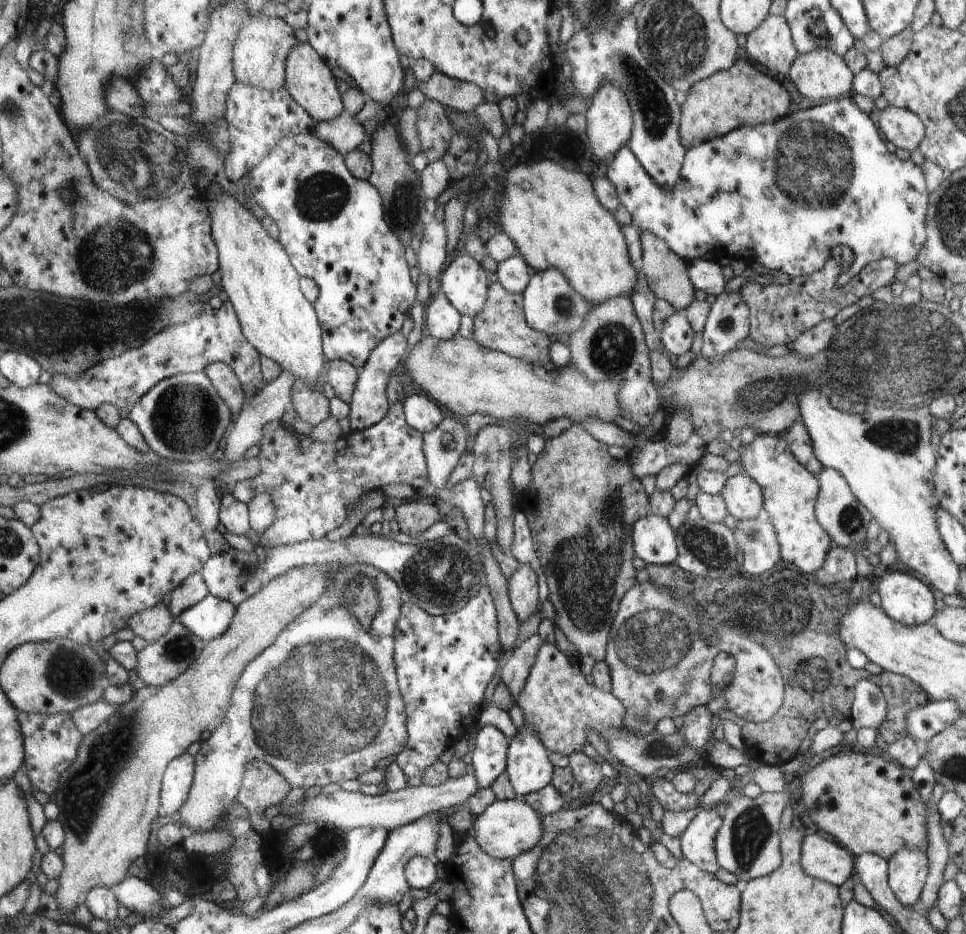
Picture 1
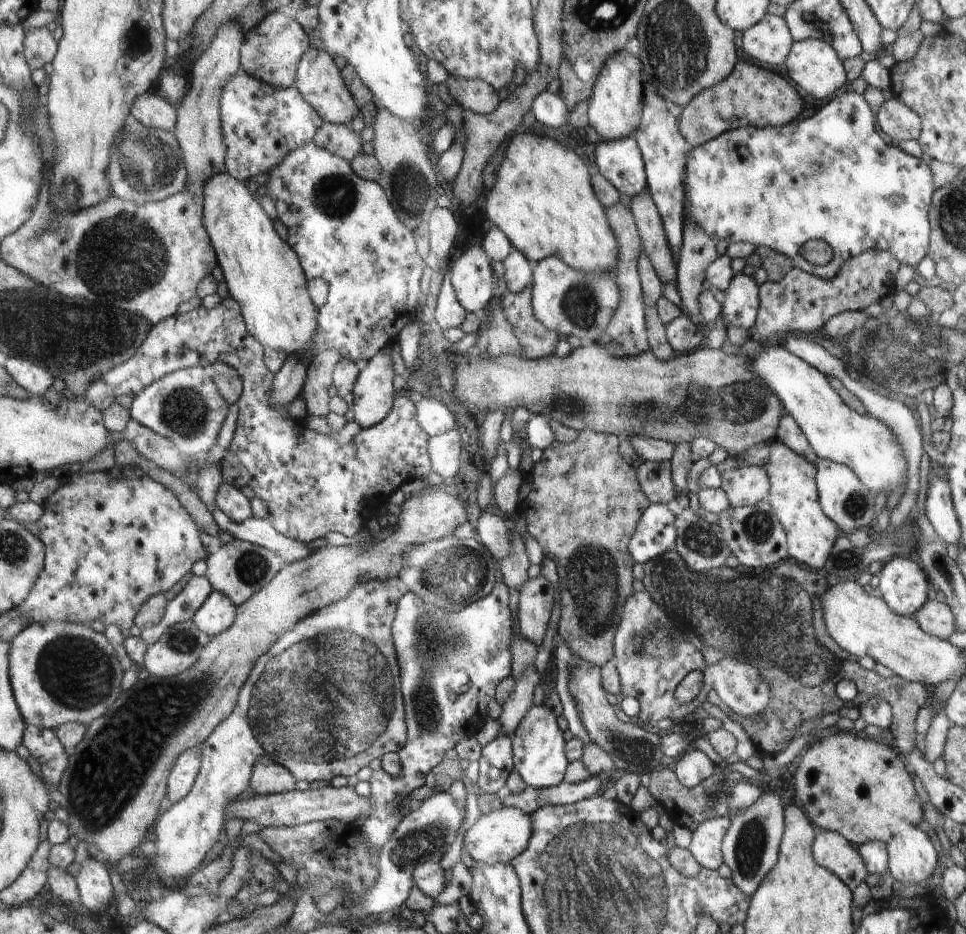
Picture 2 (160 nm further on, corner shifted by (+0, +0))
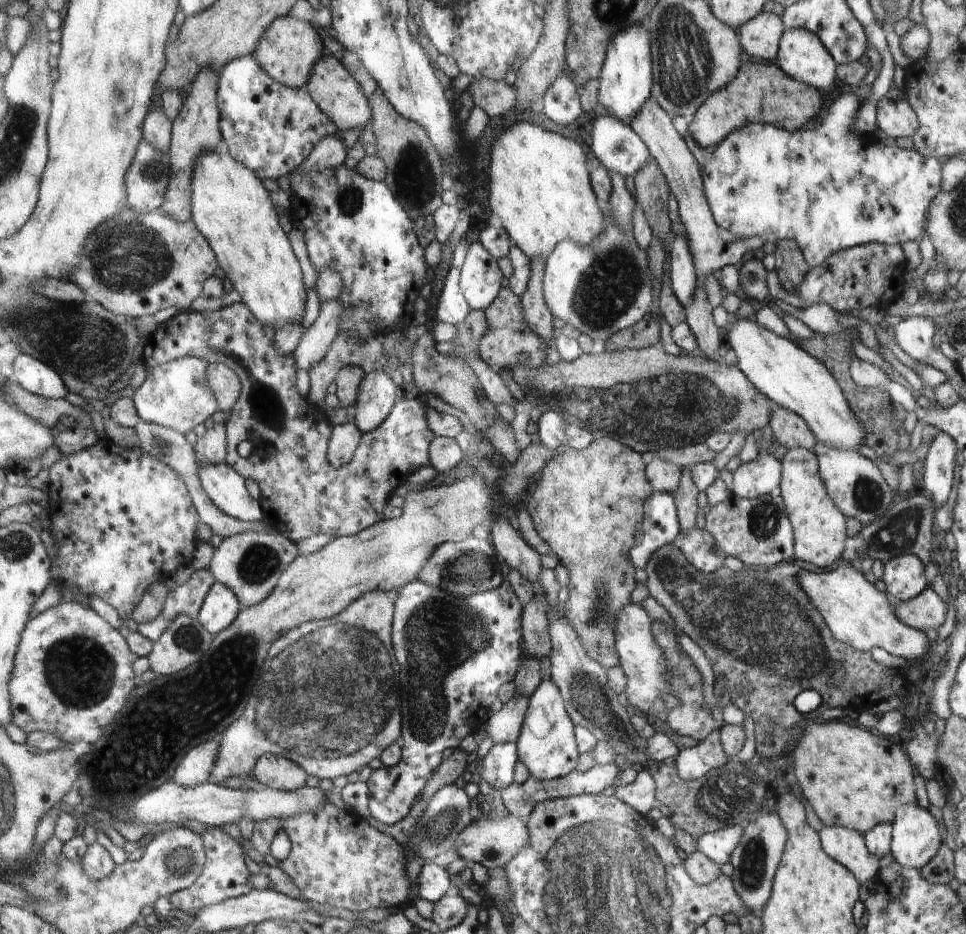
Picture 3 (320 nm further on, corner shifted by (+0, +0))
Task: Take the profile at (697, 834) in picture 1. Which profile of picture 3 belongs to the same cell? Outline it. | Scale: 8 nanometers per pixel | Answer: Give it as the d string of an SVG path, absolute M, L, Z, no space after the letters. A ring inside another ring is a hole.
M740 824L706 833L697 840L698 851L721 867L722 864L732 861L733 850L740 844L744 832L744 825Z

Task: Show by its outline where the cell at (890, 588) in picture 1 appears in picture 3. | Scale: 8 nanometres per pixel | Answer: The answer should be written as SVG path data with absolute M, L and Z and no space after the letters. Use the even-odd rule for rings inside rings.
M903 554L884 563L883 581L886 594L894 603L901 603L918 596L926 586L924 564L913 554Z

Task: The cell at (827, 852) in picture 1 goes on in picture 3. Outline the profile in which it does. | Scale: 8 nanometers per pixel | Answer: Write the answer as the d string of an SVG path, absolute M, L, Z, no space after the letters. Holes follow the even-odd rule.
M824 825L821 832L821 845L826 854L853 871L858 882L870 882L879 872L879 858L866 846L865 838L857 830L838 825Z

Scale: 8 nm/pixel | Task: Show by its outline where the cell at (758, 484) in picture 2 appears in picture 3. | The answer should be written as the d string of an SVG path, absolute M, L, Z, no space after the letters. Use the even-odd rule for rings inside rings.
M760 452L754 460L742 463L733 473L731 492L749 499L773 494L781 484L782 472L781 461L771 452Z

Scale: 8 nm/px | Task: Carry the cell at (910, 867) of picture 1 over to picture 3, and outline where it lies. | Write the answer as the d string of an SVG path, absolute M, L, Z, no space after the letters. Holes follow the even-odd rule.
M918 803L900 806L891 825L891 853L899 865L922 868L942 846L938 822Z

